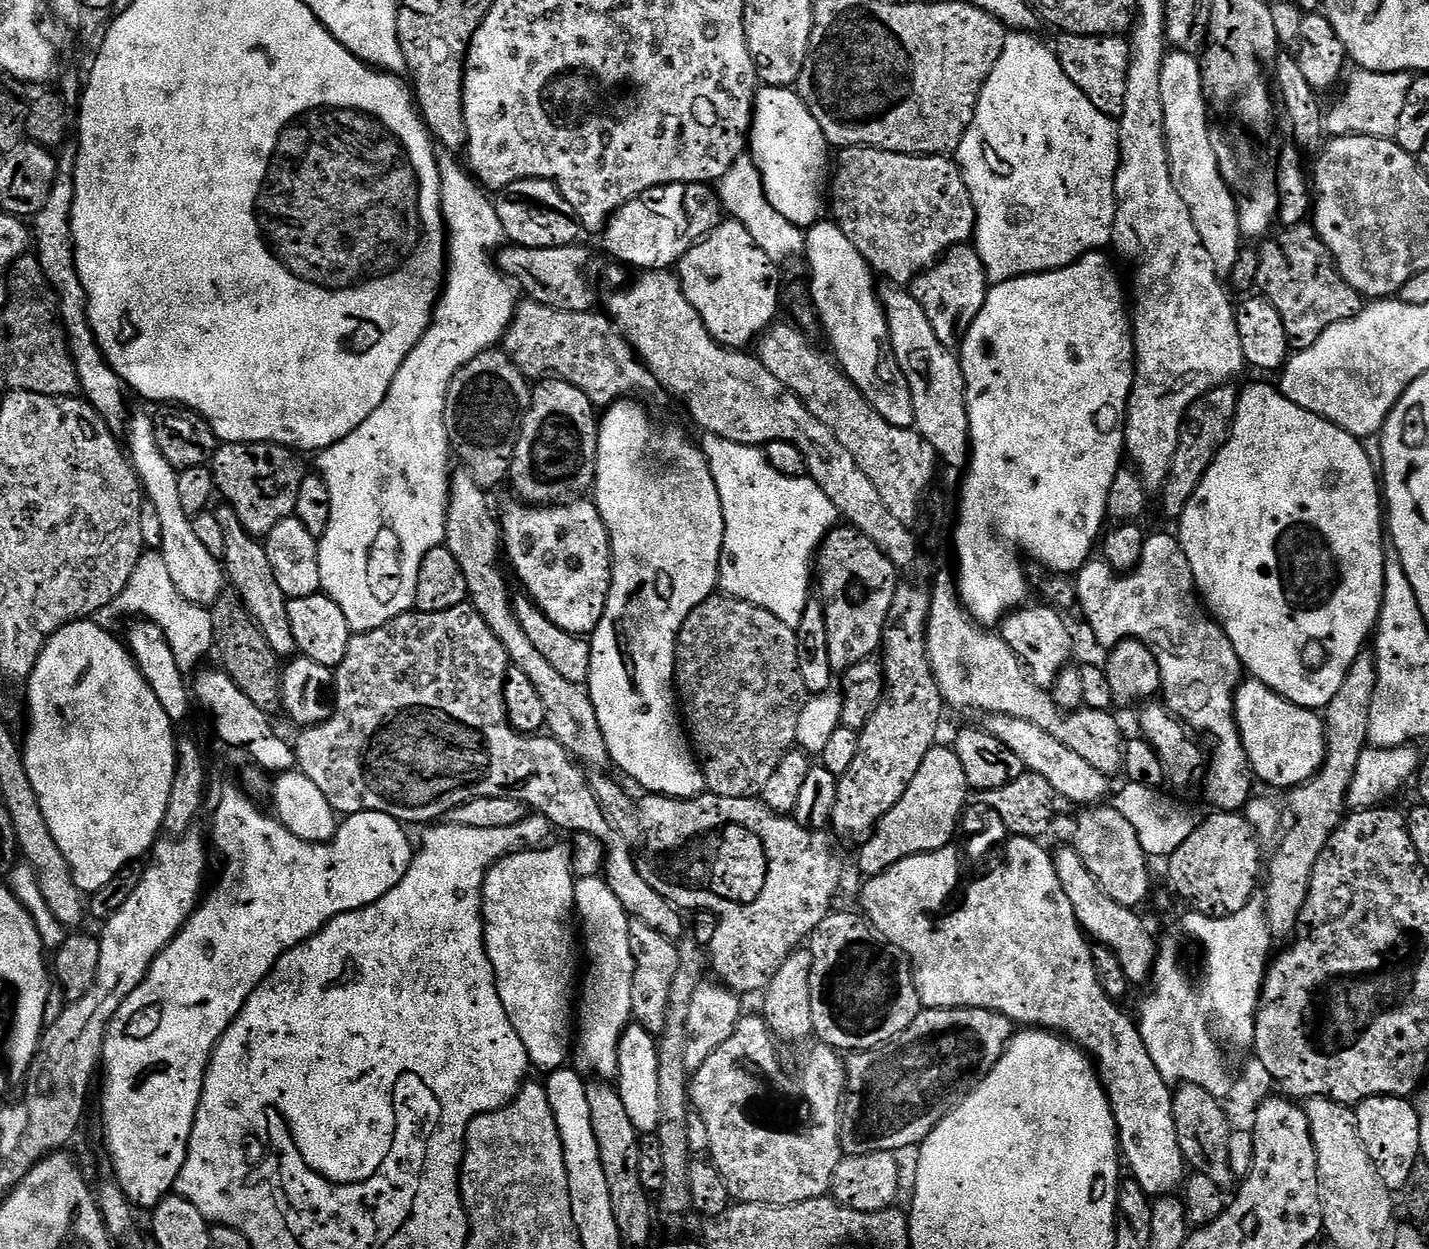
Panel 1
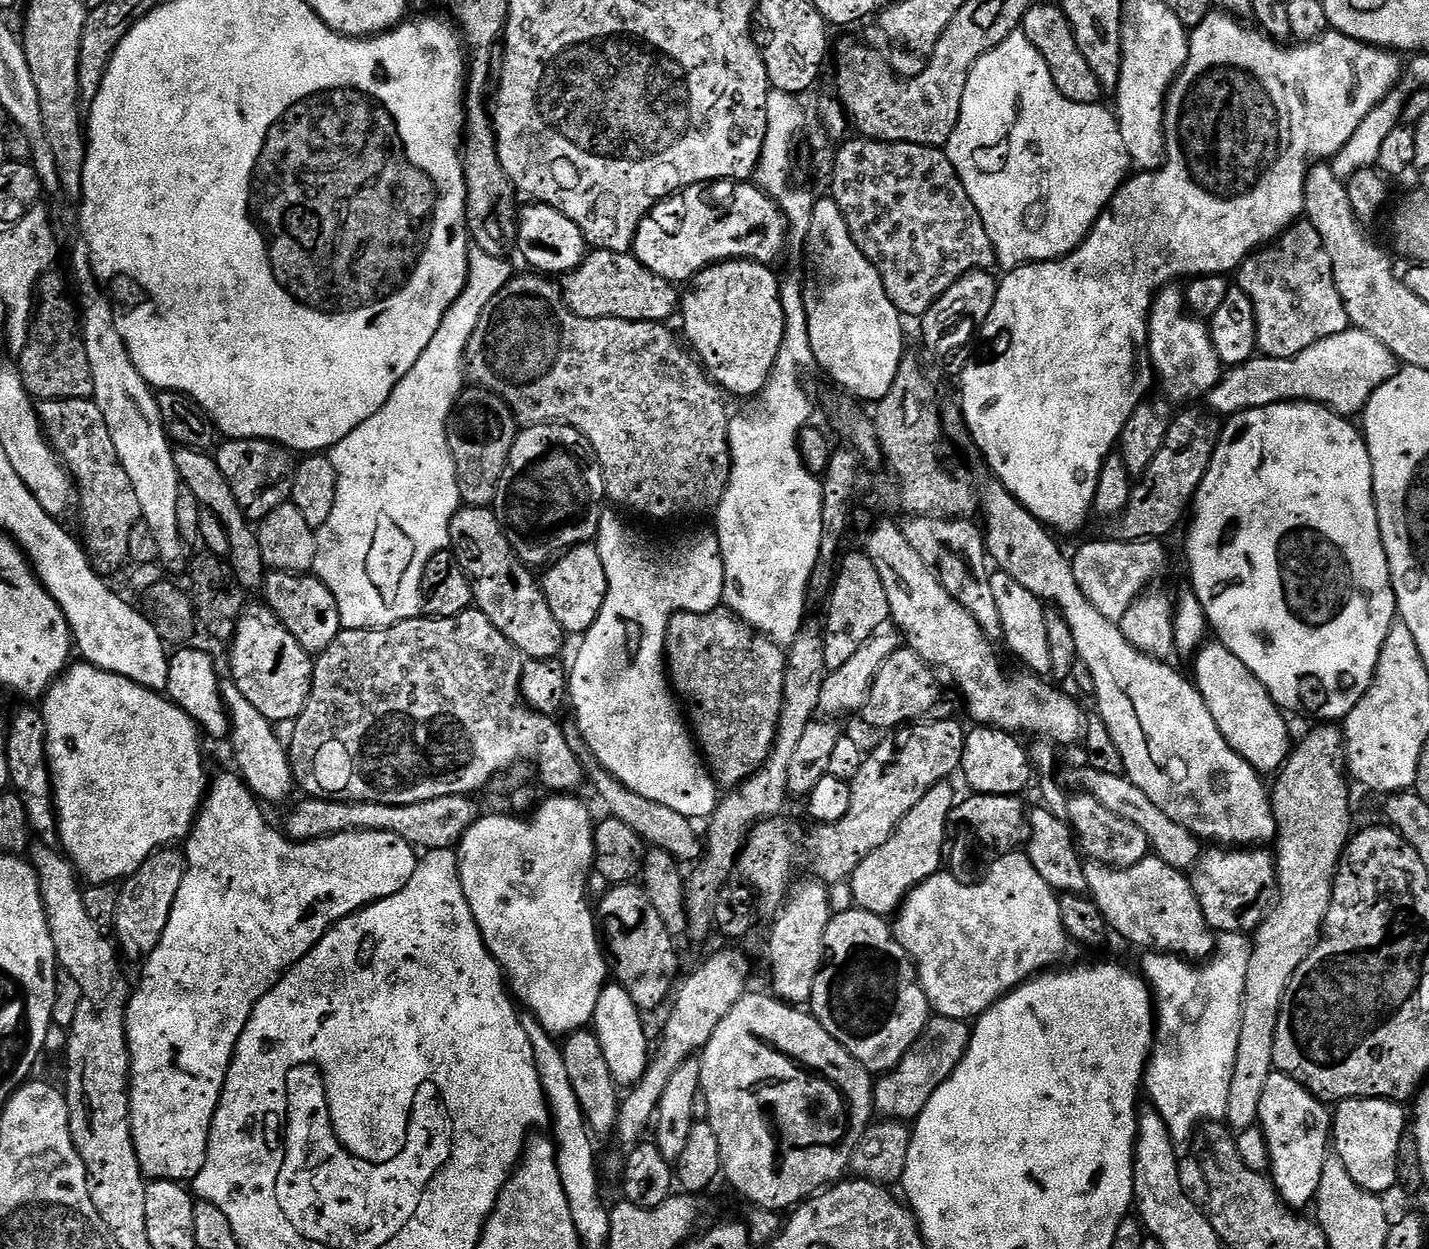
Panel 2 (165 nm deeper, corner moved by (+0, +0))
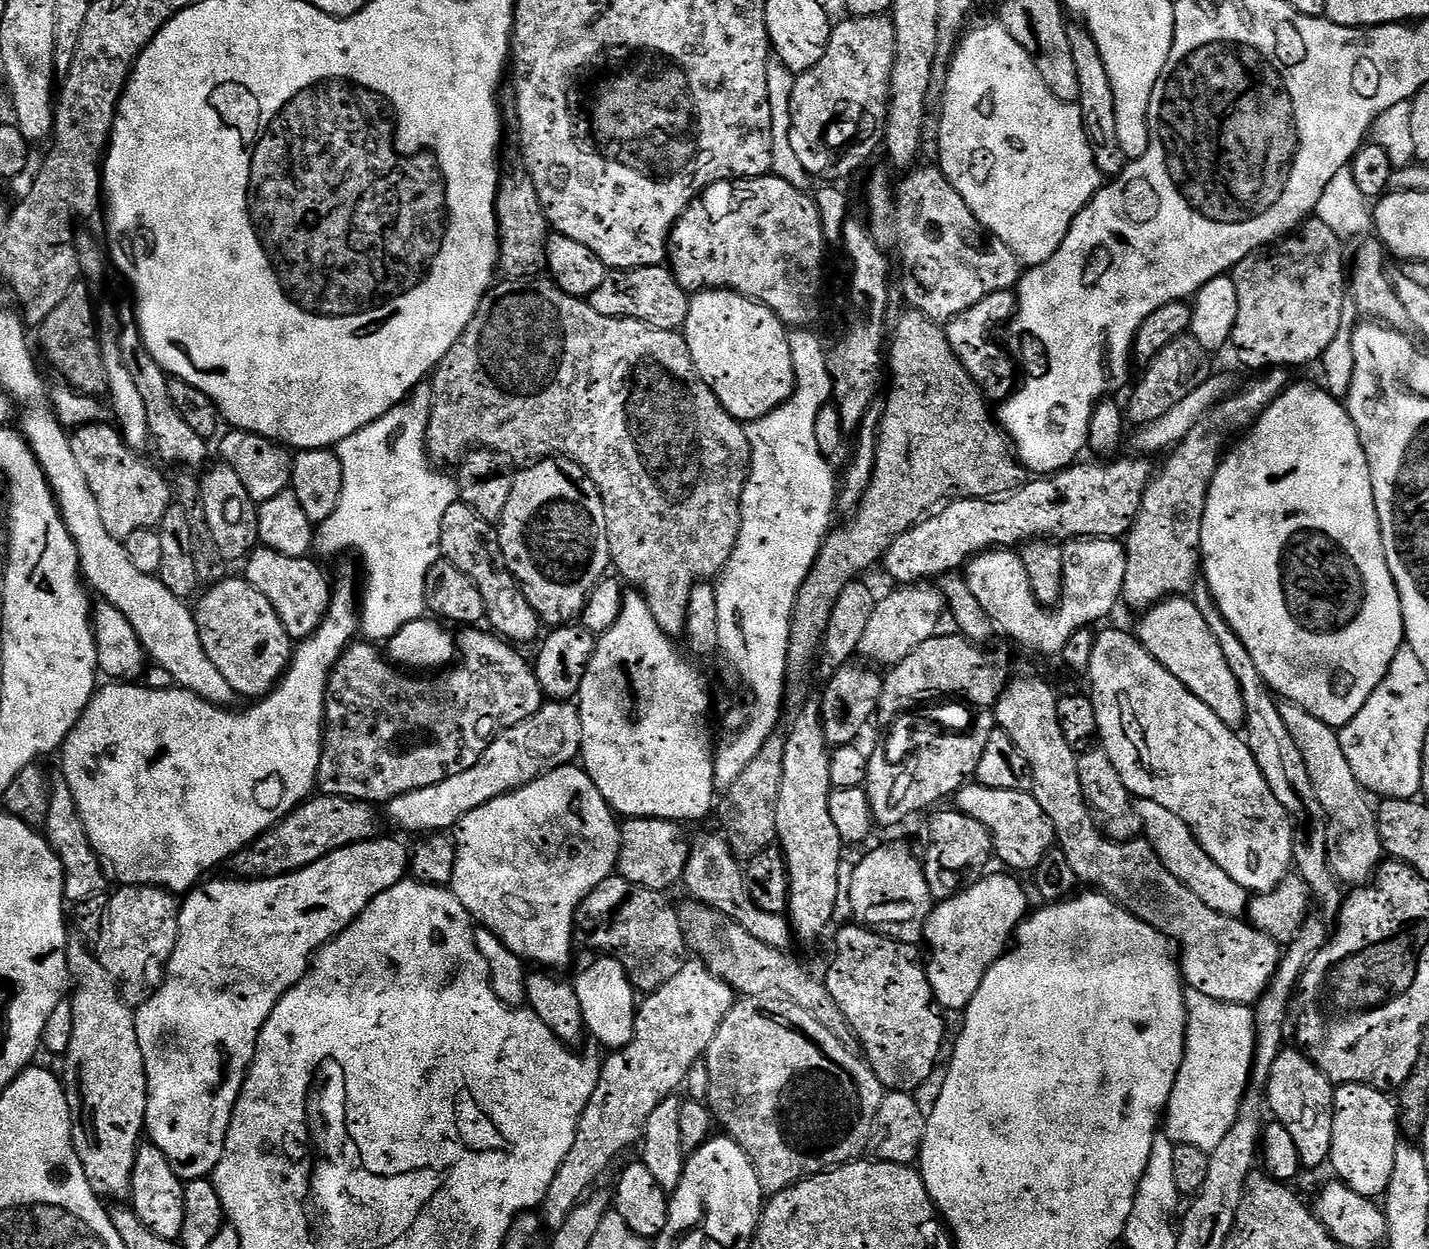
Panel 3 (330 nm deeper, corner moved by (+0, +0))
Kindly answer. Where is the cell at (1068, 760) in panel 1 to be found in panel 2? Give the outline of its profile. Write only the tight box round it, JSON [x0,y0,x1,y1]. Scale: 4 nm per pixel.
[1076,766,1202,873]

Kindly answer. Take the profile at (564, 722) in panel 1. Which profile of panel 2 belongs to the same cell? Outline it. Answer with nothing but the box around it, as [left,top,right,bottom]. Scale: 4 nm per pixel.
[564,727,706,862]

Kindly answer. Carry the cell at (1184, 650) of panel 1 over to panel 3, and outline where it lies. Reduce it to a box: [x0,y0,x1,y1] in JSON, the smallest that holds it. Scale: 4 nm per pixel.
[964,540,1128,656]

